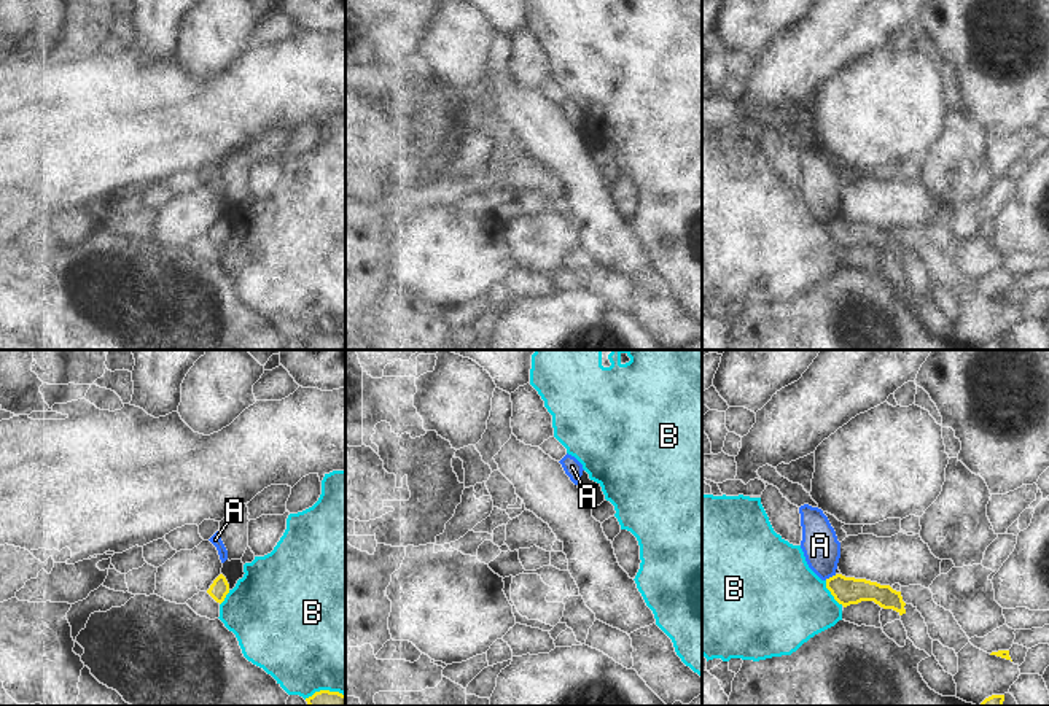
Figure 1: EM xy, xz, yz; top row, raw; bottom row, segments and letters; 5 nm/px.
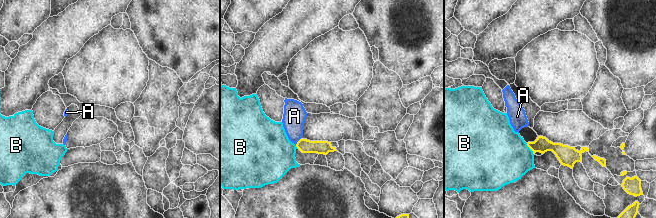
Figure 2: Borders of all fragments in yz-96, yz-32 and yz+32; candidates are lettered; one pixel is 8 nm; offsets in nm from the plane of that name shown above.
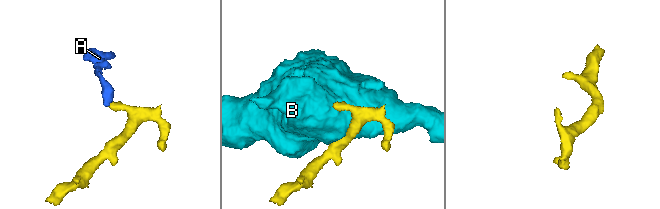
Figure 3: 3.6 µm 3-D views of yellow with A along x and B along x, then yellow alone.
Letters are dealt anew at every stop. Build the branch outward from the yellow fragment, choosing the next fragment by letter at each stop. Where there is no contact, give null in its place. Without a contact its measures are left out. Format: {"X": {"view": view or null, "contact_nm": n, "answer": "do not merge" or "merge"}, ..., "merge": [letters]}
{"A": {"view": "yz", "contact_nm": 70, "answer": "do not merge"}, "B": {"view": "yz", "contact_nm": 160, "answer": "do not merge"}, "merge": []}

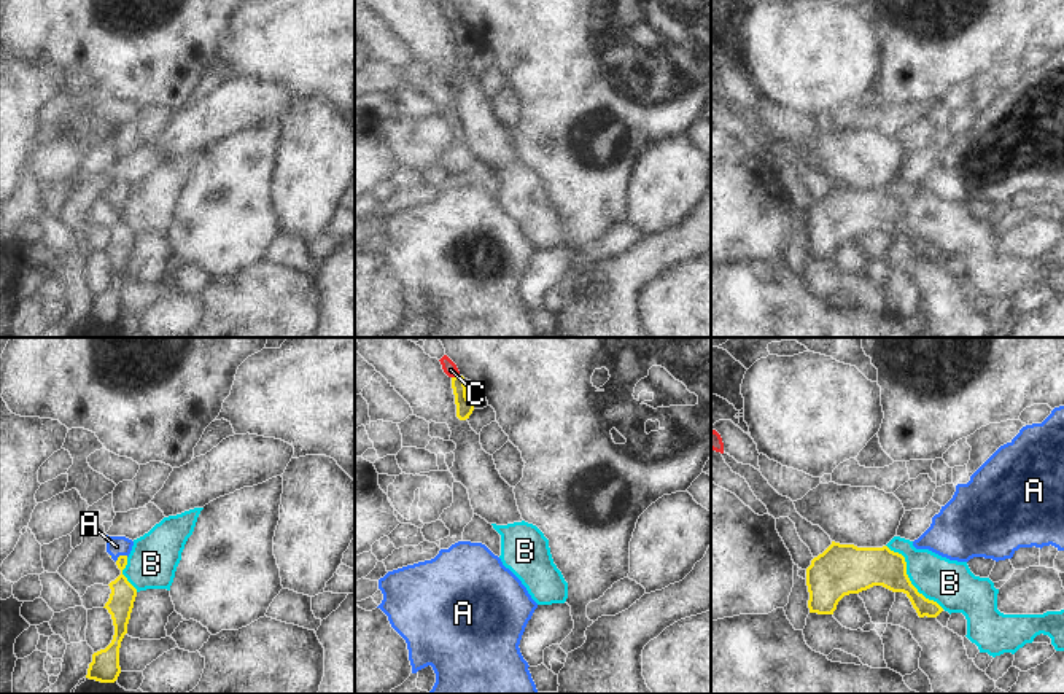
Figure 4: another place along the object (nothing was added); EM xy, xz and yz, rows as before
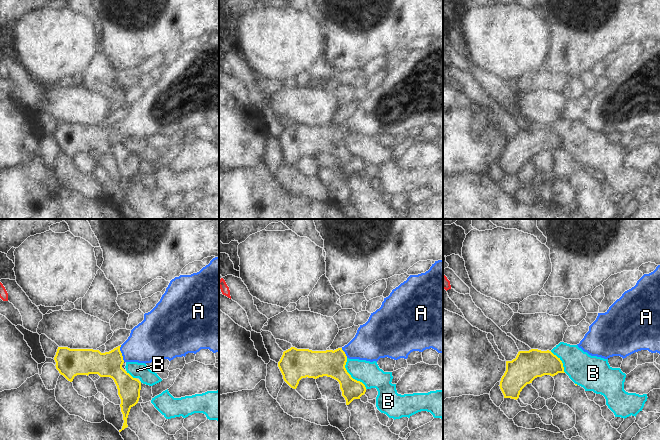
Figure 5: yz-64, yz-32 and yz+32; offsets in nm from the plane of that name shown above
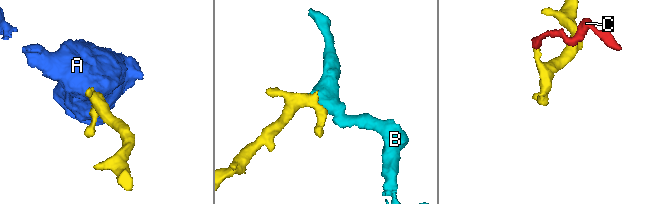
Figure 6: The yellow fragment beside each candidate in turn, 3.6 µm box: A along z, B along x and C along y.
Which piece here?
{"A": {"view": "xy", "contact_nm": 80, "answer": "merge"}, "B": {"view": "yz", "contact_nm": 440, "answer": "do not merge"}, "C": {"view": "xz", "contact_nm": 40, "answer": "do not merge"}, "merge": ["A"]}

